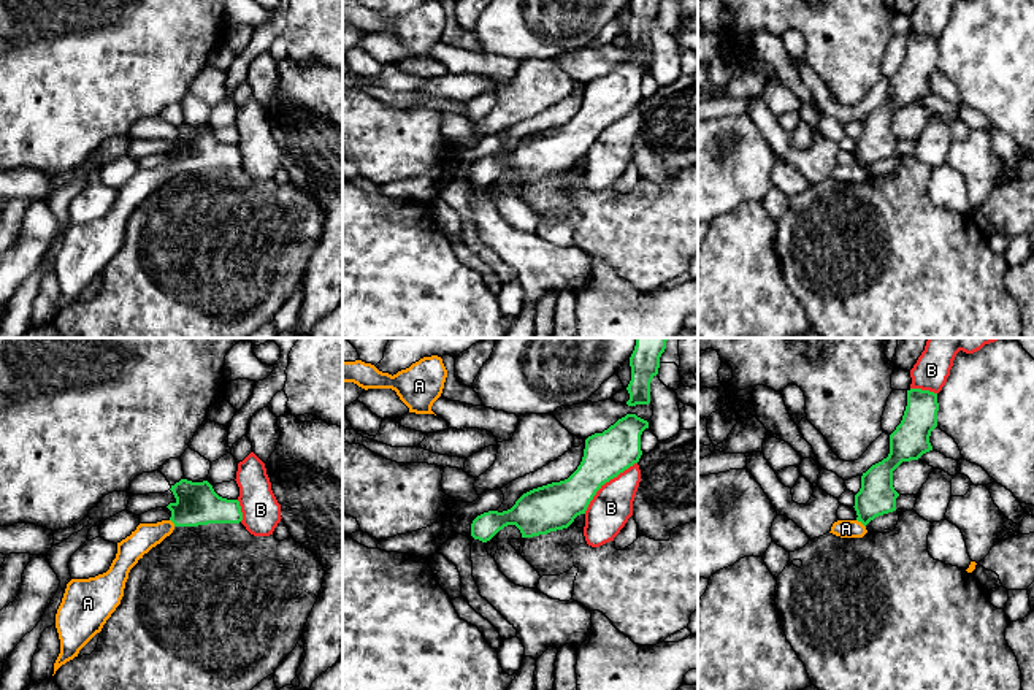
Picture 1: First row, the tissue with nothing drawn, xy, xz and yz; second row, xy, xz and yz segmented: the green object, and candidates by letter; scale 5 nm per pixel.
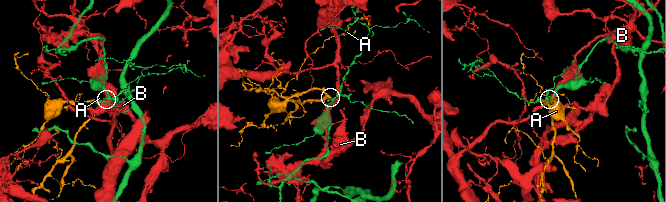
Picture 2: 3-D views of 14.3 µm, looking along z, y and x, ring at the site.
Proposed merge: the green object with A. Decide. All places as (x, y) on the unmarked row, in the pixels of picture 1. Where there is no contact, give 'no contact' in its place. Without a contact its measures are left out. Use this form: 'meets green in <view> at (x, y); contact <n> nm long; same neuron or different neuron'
meets green in yz at (861, 167); contact 60 nm long; same neuron

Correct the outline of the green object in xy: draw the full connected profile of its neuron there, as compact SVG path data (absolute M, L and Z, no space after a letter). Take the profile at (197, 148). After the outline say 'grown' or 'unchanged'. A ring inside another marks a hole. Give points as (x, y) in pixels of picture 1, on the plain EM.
M181 124L170 135L176 146L167 151L171 155L168 165L140 168L130 181L117 187L116 203L106 217L89 224L71 224L67 228L56 259L60 298L54 308L54 319L62 309L78 301L79 295L101 276L121 249L130 214L176 171L243 165L239 146L219 141L208 125Z | grown

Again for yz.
M921 33L907 35L907 51L901 68L890 79L890 98L882 106L872 109L861 121L861 133L855 140L855 165L837 165L833 168L831 176L841 182L863 182L867 174L866 170L879 160L896 155L896 143L899 138L893 132L893 116L902 108L918 105L923 98L933 95L929 87L931 76L937 71L937 38Z | grown

